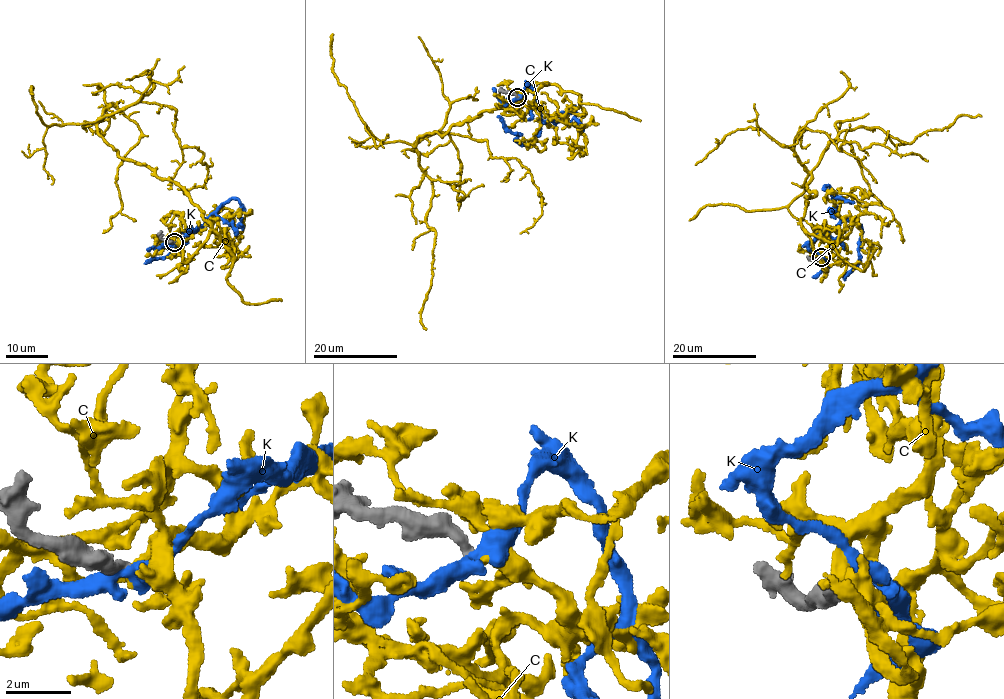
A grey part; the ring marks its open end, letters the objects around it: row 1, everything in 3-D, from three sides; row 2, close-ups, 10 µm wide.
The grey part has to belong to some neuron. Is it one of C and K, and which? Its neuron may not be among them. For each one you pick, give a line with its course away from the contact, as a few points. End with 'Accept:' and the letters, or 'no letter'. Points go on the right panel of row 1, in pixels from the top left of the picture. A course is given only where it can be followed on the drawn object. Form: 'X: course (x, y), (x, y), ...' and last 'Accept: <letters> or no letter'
Accept: no letter

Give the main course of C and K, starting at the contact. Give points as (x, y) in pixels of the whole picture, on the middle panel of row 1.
C: (518, 97), (415, 146), (448, 132), (516, 158), (540, 193), (542, 214), (520, 233)
K: (517, 97), (530, 87), (540, 111), (540, 132), (521, 143), (516, 140), (520, 134), (506, 131), (497, 116)

